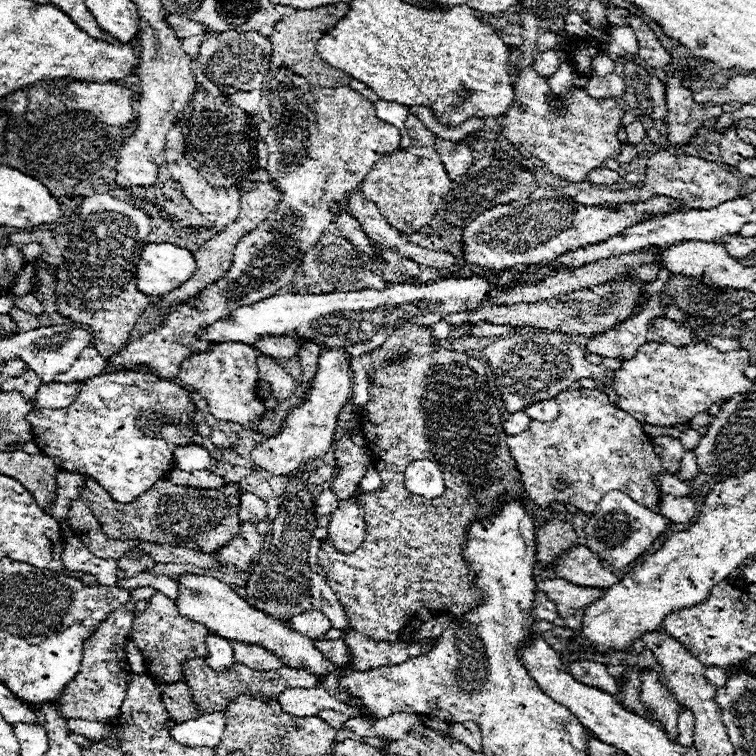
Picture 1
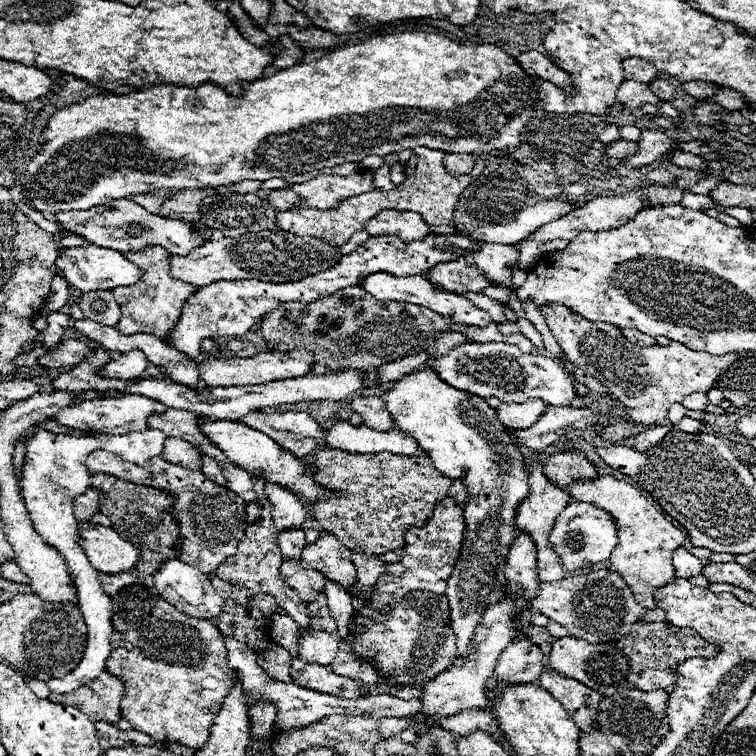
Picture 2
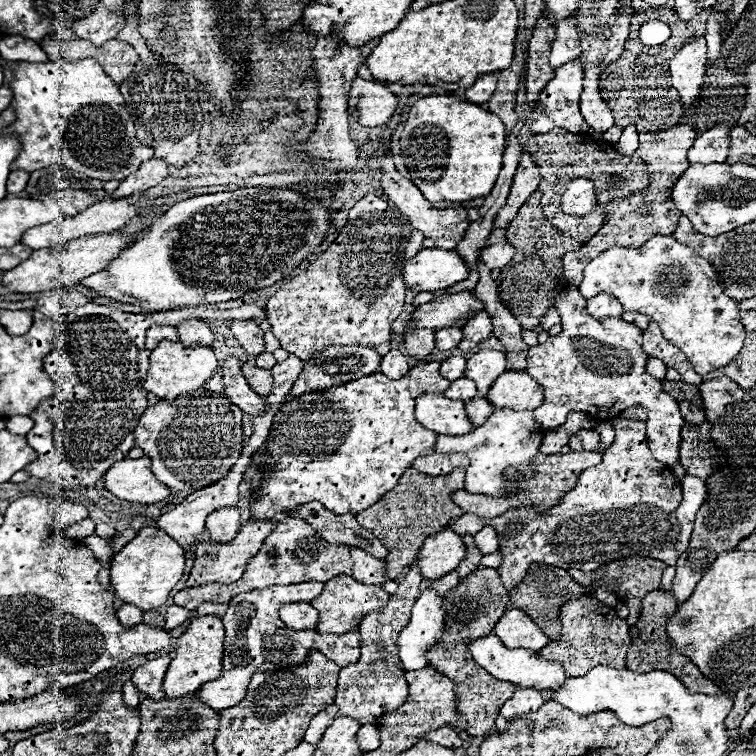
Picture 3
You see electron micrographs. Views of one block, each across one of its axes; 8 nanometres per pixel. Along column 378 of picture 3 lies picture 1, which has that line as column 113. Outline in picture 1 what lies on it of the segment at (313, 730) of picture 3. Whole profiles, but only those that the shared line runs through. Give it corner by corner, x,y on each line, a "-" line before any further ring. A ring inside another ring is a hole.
140,586
130,592
130,600
126,604
120,604
114,612
106,616
104,622
94,630
94,634
84,640
84,656
82,666
76,678
62,690
58,696
58,712
64,718
82,718
92,722
112,722
120,714
120,706
128,692
128,676
130,676
130,664
126,660
124,644
128,642
130,628
134,624
134,606
140,600
148,600
156,590
150,586

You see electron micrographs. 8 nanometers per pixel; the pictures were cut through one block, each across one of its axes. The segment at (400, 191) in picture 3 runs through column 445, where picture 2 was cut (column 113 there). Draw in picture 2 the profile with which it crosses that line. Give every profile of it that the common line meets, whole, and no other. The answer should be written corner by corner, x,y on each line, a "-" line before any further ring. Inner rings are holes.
113,200
110,204
94,206
80,212
60,212
56,214
56,218
62,228
86,238
90,244
112,248
118,252
136,252
150,246
162,246
170,254
188,256
188,252
206,244
200,230
192,228
192,224
164,220
162,216
150,214
130,200

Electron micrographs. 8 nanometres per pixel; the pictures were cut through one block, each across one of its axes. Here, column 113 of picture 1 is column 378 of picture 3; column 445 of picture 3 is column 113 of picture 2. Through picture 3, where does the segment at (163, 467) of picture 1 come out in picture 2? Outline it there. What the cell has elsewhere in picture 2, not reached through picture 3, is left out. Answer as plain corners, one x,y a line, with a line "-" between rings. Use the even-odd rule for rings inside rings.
103,348
92,349
86,362
78,364
78,366
72,368
70,372
60,374
60,376
52,382
54,392
74,392
74,394
82,394
82,392
88,392
88,390
94,390
94,392
118,390
118,392
122,392
132,381
103,378
99,374
99,370
101,370
108,361
108,354

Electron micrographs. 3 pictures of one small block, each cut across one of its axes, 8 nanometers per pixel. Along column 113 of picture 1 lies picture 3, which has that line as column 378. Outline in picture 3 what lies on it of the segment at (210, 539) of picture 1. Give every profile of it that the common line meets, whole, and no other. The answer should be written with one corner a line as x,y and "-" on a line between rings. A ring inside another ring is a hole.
406,468
406,472
400,476
398,486
388,490
376,504
368,506
364,512
356,514
360,526
368,528
376,538
384,542
388,548
388,570
386,574
394,580
398,578
412,562
416,560
416,554
422,546
422,540
434,532
440,532
448,528
448,520
460,518
462,510
452,504
452,494
460,488
464,488
464,468
456,468
448,476
428,476
422,472
416,472
414,468

